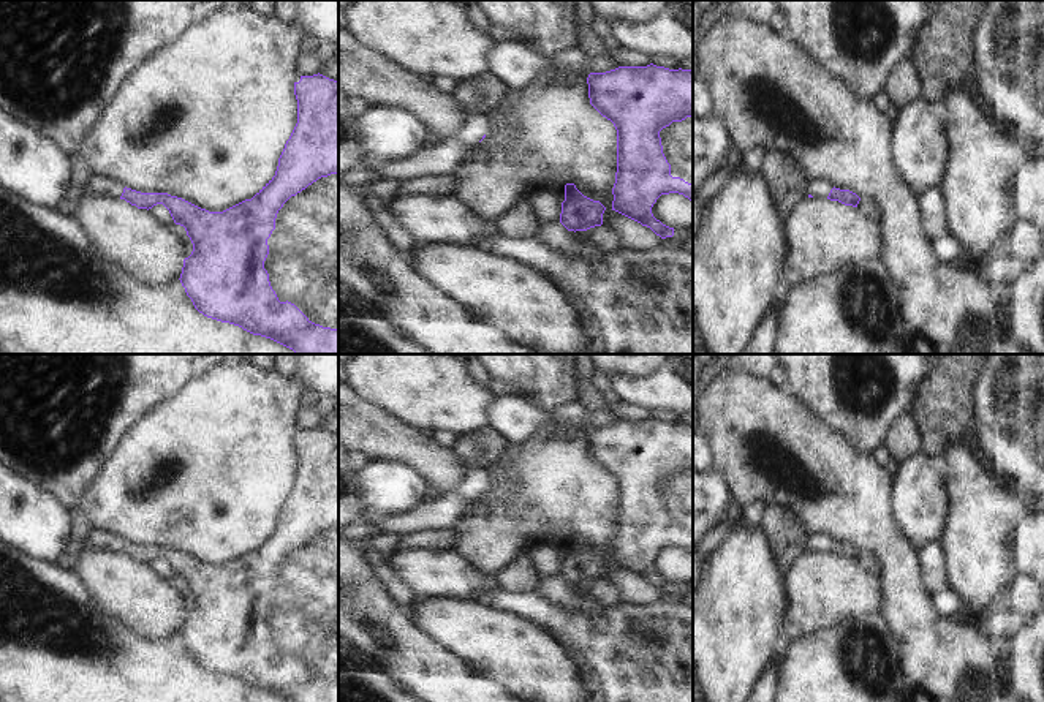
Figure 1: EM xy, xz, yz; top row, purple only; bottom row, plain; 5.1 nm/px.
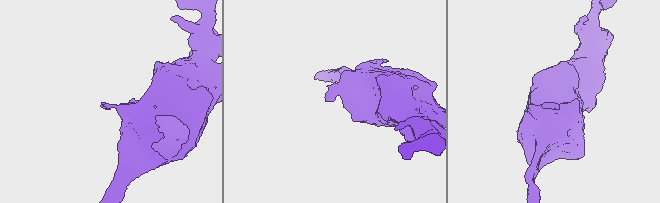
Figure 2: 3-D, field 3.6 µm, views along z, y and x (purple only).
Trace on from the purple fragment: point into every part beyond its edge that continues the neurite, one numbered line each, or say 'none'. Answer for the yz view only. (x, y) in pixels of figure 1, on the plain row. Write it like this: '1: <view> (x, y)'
1: yz (820, 544)

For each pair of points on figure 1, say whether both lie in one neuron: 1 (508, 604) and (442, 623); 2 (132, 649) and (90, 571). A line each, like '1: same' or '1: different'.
1: different
2: different

